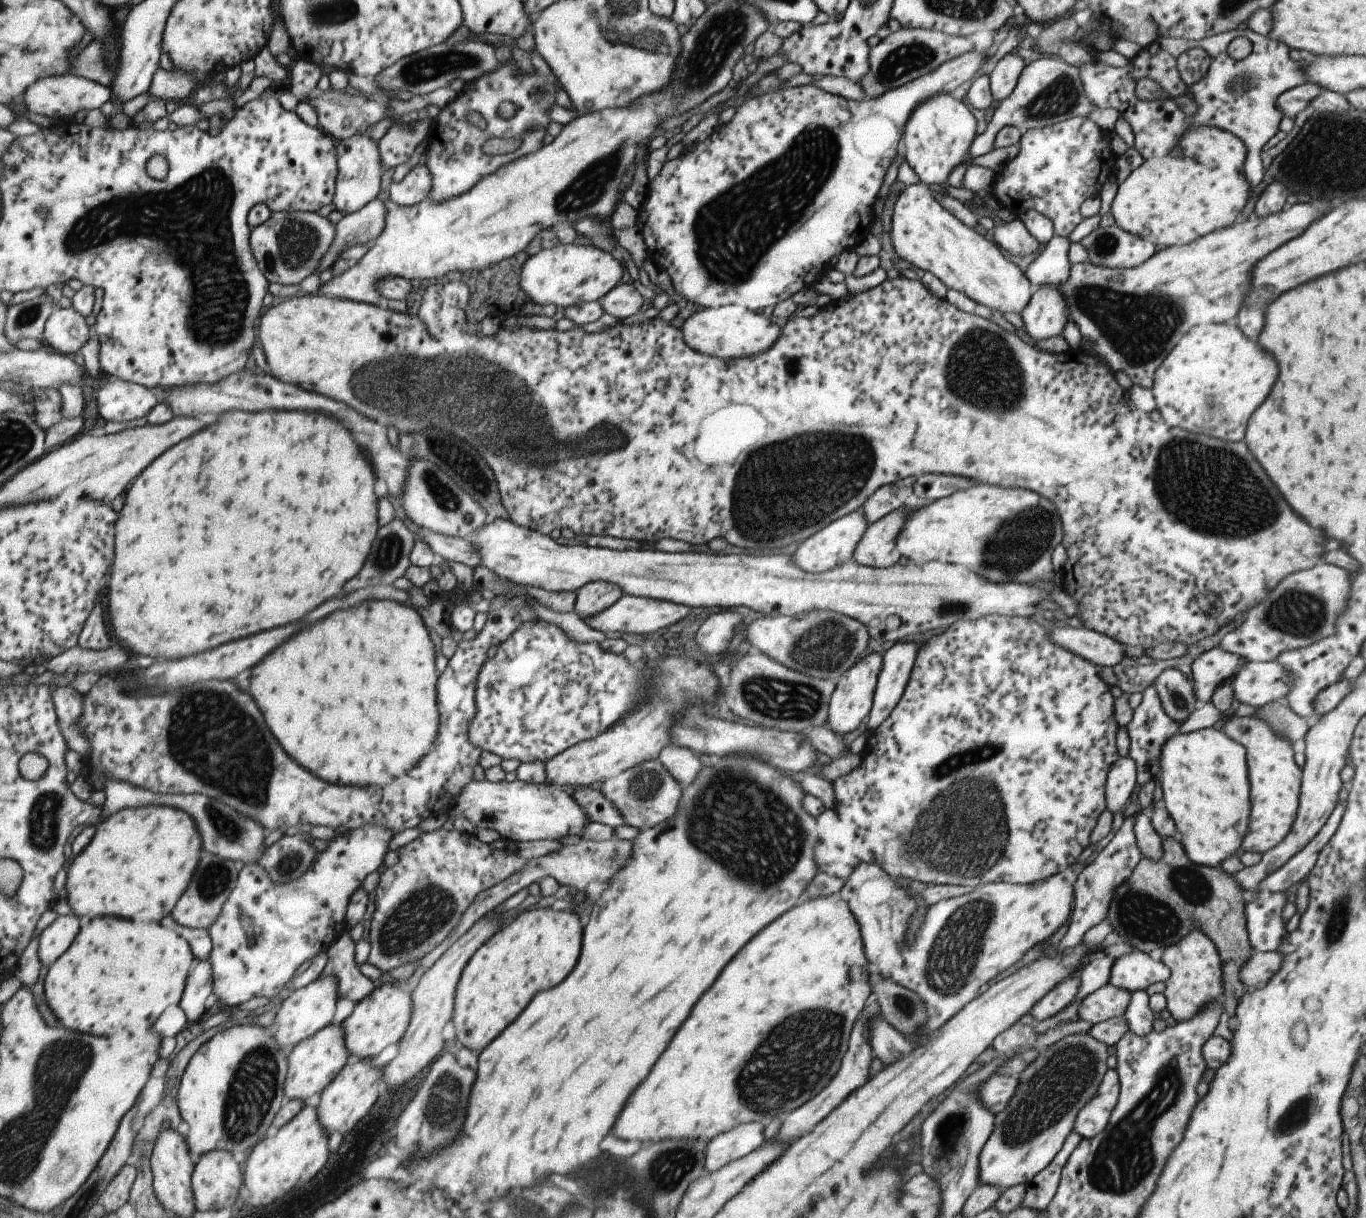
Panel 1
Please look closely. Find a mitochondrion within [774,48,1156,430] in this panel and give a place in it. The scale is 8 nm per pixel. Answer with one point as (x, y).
(980, 350)

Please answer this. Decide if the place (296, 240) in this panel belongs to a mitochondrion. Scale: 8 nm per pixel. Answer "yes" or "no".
yes

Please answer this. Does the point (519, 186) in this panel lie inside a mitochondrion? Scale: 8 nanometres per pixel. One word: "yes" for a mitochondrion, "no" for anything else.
no

